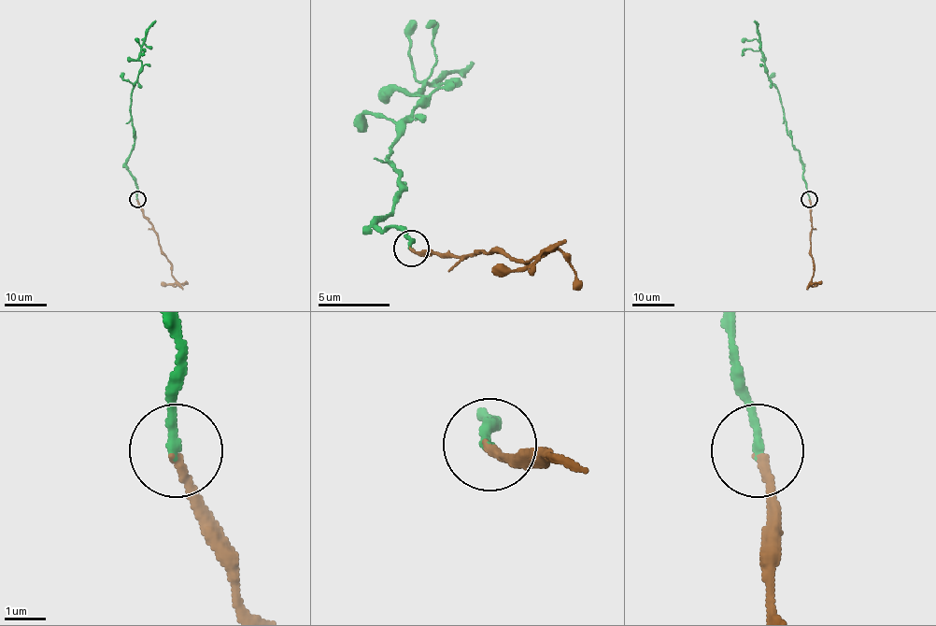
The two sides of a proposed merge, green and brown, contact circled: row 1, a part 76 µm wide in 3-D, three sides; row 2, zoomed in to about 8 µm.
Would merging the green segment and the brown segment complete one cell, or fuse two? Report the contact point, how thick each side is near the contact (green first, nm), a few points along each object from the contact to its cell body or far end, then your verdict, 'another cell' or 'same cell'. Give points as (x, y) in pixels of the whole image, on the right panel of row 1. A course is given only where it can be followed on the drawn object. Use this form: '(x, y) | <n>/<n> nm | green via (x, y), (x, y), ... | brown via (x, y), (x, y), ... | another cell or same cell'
(809, 199) | 240/220 nm | green via (809, 200), (800, 153), (792, 144), (777, 88), (768, 77), (758, 23), (754, 20) | brown via (809, 200), (814, 265), (811, 281), (821, 280) | same cell

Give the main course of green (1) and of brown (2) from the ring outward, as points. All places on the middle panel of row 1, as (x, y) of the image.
1: (412, 248), (398, 227), (376, 223), (401, 192), (390, 149), (426, 98), (416, 91), (473, 63)
2: (412, 248), (462, 256), (490, 252), (527, 263), (548, 252), (566, 260), (577, 289)

